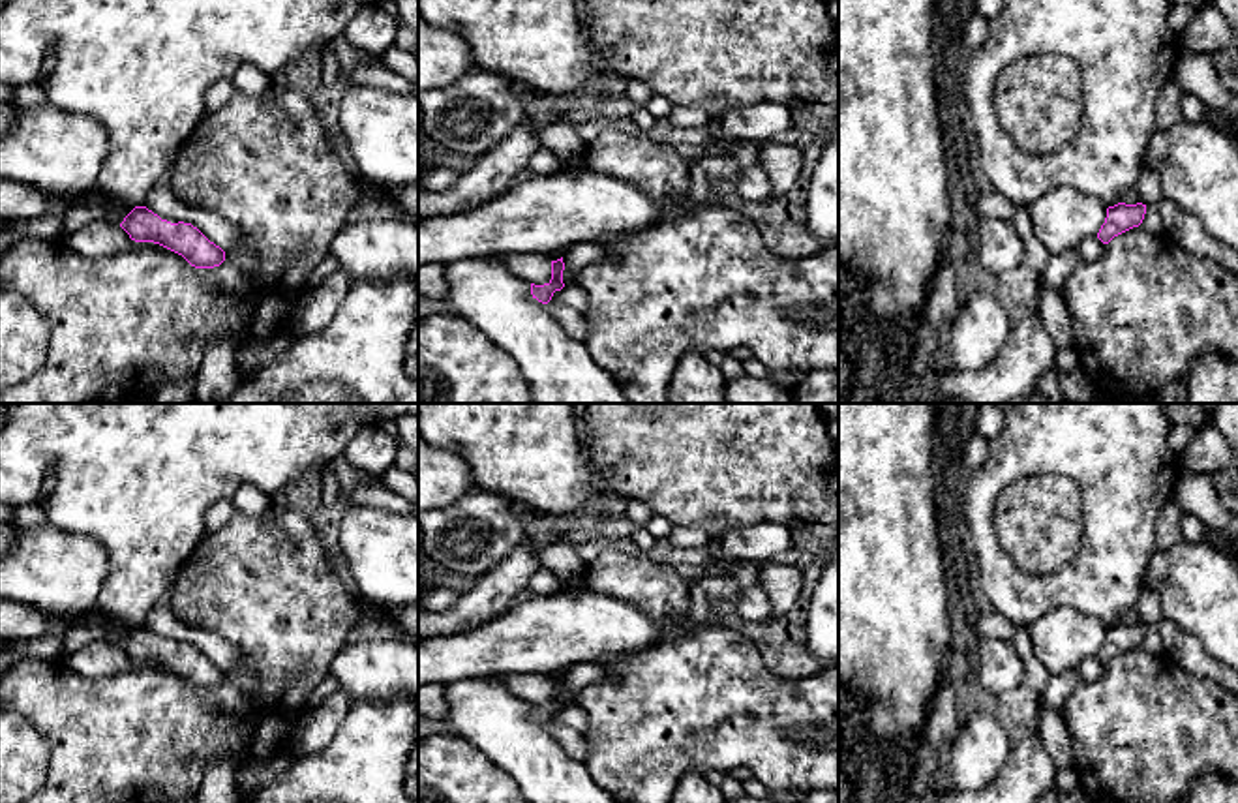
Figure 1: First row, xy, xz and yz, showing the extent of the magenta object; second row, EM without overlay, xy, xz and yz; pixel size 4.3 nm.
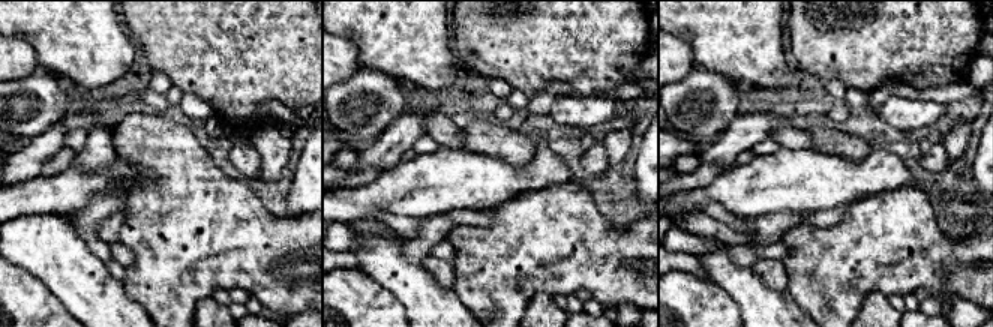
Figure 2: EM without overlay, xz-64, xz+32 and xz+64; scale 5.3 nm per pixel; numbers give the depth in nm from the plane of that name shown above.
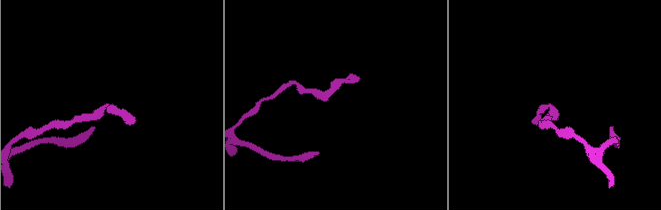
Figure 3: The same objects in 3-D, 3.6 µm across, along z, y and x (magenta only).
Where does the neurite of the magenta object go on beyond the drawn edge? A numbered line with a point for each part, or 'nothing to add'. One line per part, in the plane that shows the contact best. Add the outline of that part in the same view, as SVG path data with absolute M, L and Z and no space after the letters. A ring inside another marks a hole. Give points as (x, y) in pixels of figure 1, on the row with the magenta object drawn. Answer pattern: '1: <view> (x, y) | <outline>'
nothing to add

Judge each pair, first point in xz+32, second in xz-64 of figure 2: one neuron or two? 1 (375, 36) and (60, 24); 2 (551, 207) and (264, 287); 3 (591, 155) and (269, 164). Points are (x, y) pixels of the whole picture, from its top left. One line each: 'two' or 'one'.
1: one
2: one
3: two

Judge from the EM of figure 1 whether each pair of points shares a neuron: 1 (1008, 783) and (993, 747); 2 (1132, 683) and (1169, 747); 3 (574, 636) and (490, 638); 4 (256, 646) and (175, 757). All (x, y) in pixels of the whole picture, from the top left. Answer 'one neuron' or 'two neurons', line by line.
1: two neurons
2: one neuron
3: one neuron
4: one neuron

